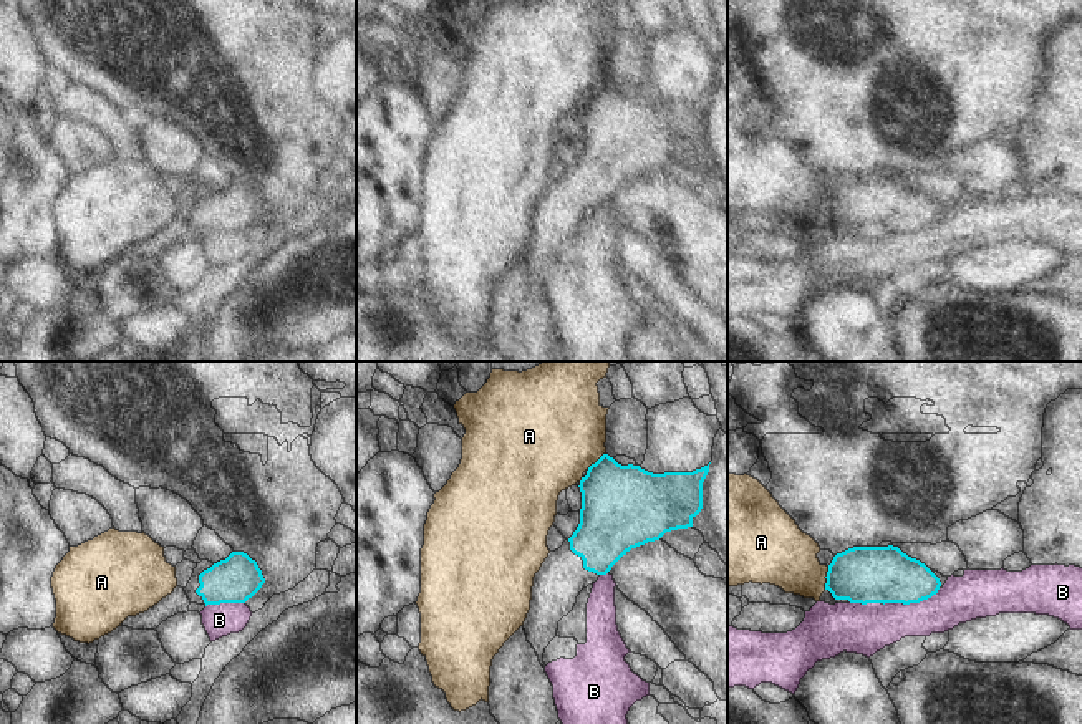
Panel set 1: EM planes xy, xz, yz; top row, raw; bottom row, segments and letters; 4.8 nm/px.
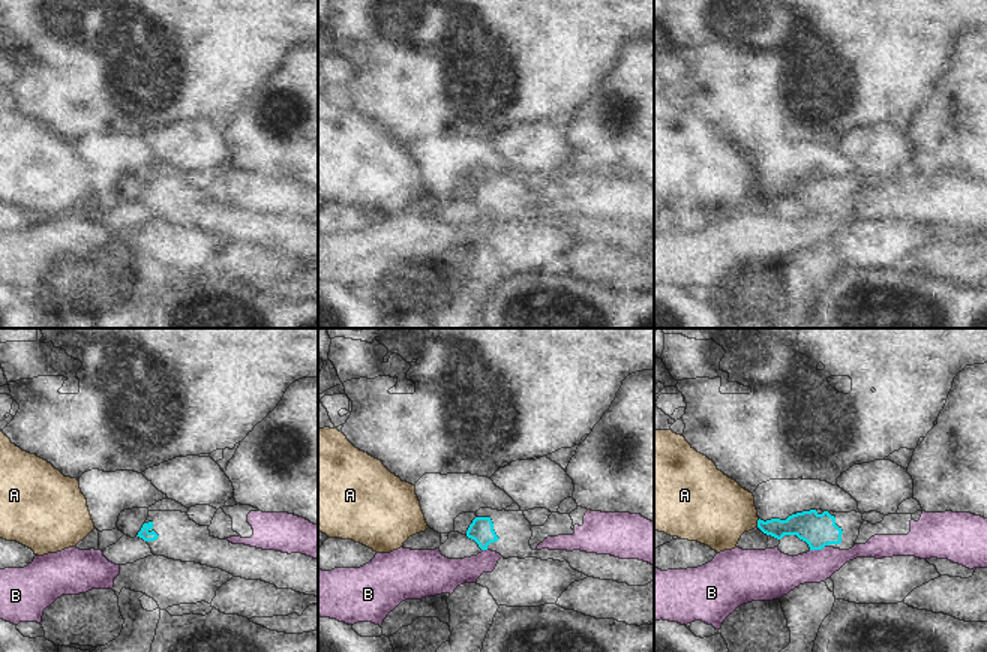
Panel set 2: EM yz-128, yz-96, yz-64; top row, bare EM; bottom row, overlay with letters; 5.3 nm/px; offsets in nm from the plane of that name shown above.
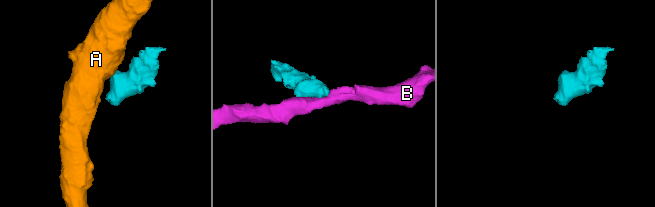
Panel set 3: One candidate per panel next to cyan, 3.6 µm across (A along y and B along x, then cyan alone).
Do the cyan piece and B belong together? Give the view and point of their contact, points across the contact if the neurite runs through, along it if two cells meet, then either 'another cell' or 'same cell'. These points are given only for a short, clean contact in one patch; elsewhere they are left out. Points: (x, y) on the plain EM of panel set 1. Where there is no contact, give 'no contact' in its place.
contact yz (912, 231); another cell

